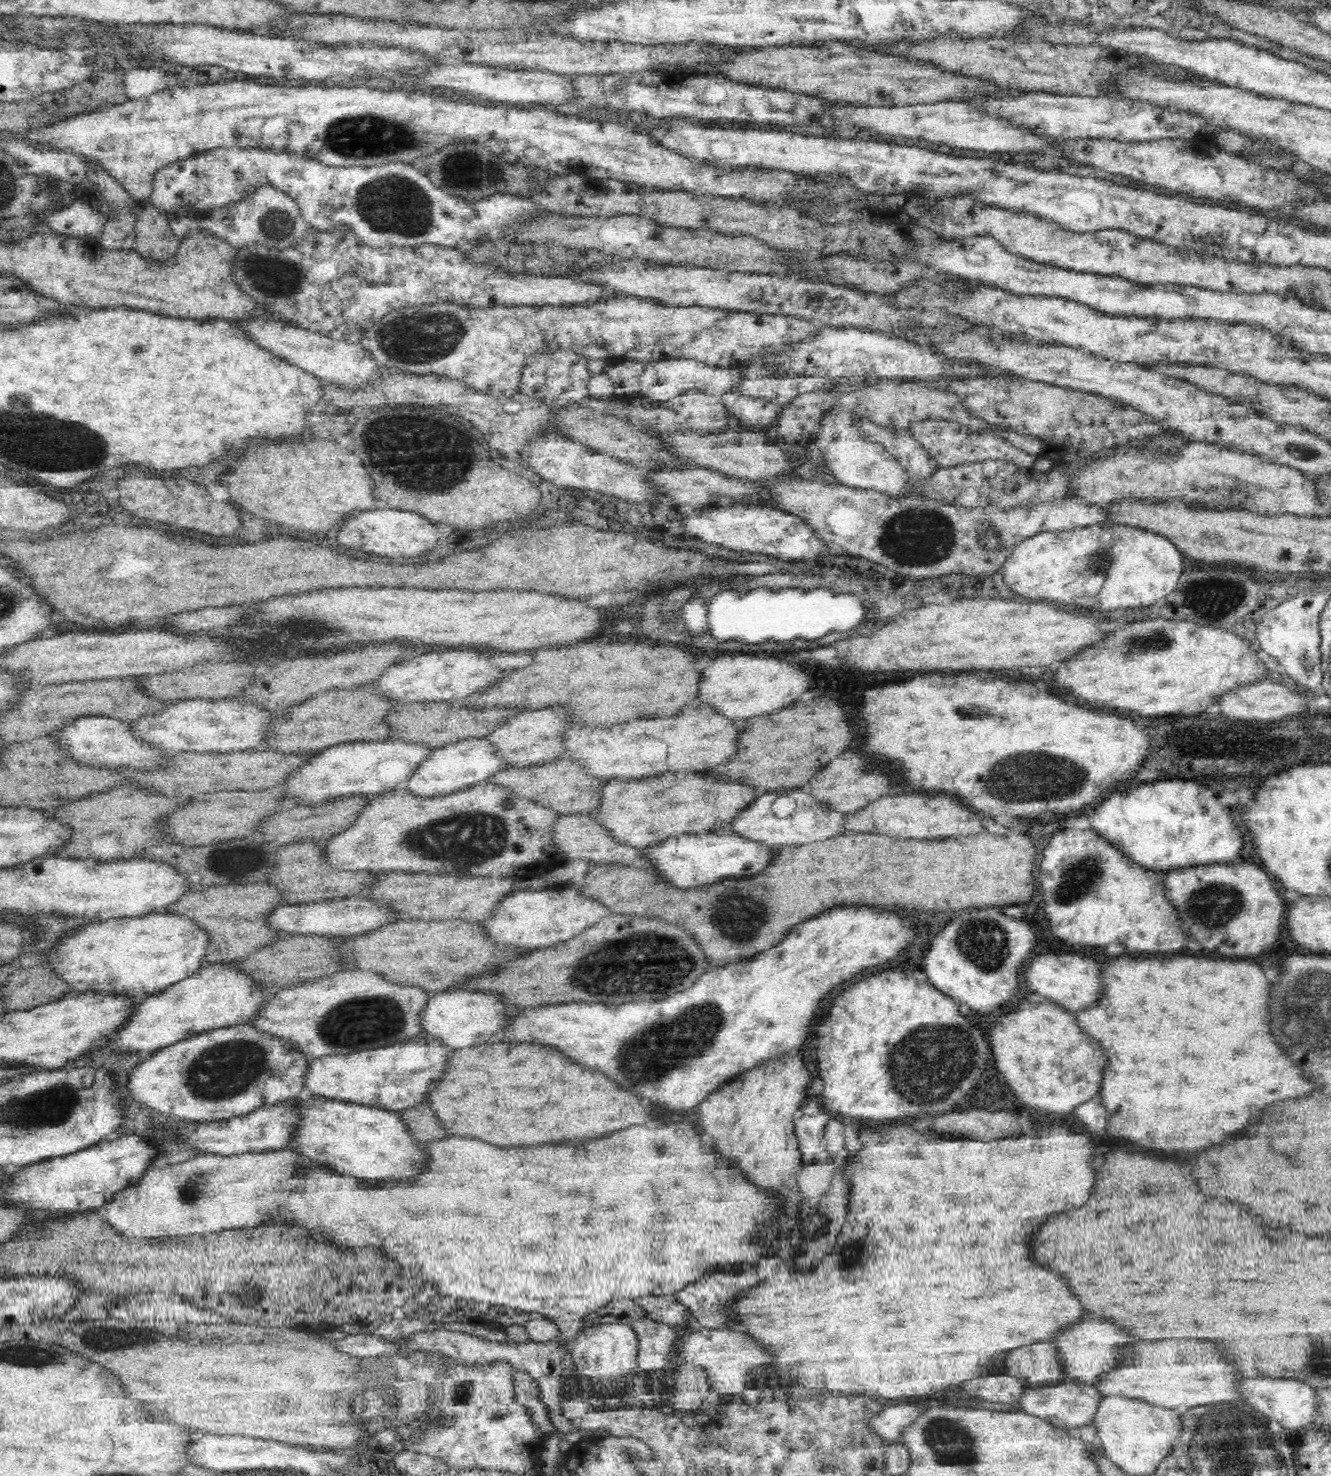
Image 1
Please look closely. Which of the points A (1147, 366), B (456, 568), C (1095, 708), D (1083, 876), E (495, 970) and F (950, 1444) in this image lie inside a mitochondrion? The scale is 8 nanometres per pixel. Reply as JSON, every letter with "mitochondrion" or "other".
{"A":"other","B":"other","C":"other","D":"mitochondrion","E":"other","F":"mitochondrion"}

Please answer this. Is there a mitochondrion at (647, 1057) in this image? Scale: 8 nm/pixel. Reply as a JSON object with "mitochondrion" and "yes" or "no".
{"mitochondrion":"yes"}

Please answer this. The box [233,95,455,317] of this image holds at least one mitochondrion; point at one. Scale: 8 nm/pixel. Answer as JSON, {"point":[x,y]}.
{"point":[398,206]}

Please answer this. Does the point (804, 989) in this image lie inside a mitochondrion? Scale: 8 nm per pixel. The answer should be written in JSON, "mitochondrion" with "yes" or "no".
{"mitochondrion":"no"}

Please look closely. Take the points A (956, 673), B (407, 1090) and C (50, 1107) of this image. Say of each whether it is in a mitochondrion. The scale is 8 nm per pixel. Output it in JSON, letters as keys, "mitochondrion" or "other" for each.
{"A":"other","B":"other","C":"mitochondrion"}

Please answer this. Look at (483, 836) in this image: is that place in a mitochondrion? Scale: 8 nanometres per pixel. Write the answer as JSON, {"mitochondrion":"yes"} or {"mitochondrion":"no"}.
{"mitochondrion":"yes"}

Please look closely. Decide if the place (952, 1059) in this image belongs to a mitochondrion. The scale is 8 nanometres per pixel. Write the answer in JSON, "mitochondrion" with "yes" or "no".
{"mitochondrion":"yes"}

